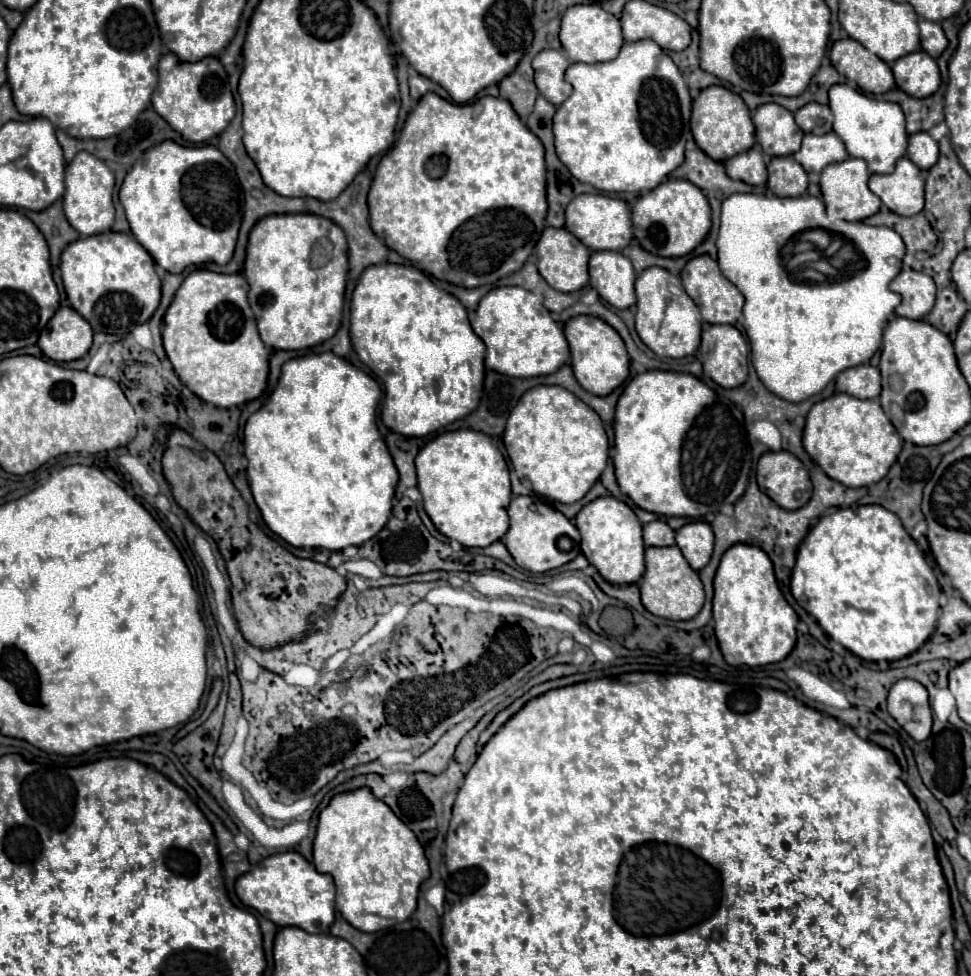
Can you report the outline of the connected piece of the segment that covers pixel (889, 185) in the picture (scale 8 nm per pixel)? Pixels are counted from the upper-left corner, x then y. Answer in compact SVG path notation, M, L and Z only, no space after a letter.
M904 156L892 174L872 174L870 190L892 212L912 216L924 208L924 178L926 174Z

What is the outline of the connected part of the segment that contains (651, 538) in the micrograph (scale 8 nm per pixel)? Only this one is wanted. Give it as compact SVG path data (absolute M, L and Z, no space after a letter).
M654 520L644 524L644 544L646 546L674 546L674 530L664 520Z

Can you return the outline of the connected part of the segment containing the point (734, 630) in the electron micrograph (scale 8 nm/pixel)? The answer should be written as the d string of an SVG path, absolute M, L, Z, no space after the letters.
M736 544L726 550L714 578L714 630L730 666L764 666L784 660L796 644L798 616L784 600L764 550Z

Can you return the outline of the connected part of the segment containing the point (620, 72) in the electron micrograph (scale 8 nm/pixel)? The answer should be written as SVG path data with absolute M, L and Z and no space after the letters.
M626 42L618 58L610 62L572 64L566 70L566 80L574 86L574 94L556 108L554 138L558 158L580 182L588 182L602 192L648 192L684 162L692 98L678 66L656 42Z

